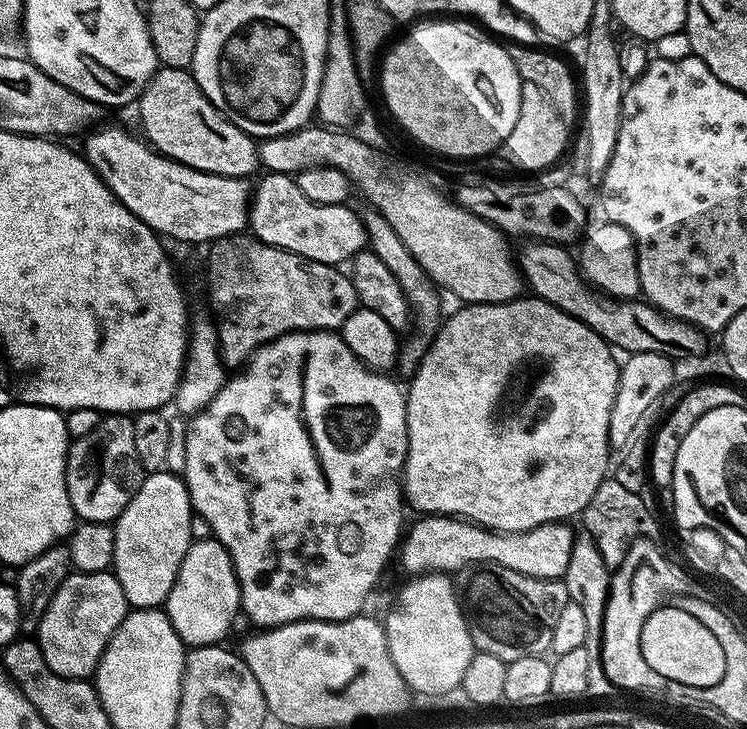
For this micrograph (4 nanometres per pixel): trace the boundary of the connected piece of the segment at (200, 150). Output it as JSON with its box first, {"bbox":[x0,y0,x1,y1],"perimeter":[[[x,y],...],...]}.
{"bbox":[138,67,260,178],"perimeter":[[[157,67],[150,82],[144,88],[144,93],[140,96],[138,107],[140,107],[140,124],[144,127],[143,139],[164,156],[190,166],[194,170],[202,170],[206,174],[248,178],[251,177],[252,171],[260,168],[257,141],[246,135],[238,126],[234,126],[230,118],[226,118],[213,106],[210,98],[202,94],[198,82],[189,69]]]}

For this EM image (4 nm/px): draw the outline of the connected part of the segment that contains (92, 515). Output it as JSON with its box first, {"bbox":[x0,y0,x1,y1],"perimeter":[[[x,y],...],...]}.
{"bbox":[66,414,142,522],"perimeter":[[[108,414],[90,430],[90,434],[75,437],[68,450],[66,482],[73,510],[81,521],[112,522],[122,514],[130,498],[140,489],[142,471],[134,450],[133,417],[128,414]]]}

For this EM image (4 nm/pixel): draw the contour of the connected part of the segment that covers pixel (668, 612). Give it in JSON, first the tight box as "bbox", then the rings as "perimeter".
{"bbox":[642,607,726,690],"perimeter":[[[668,607],[655,608],[650,618],[646,618],[646,626],[642,626],[642,658],[646,658],[646,666],[662,674],[662,678],[670,678],[678,686],[690,686],[694,690],[714,688],[726,670],[722,642],[717,636],[710,634],[710,630],[706,630],[704,623],[698,622],[698,618],[693,618],[687,607]]]}

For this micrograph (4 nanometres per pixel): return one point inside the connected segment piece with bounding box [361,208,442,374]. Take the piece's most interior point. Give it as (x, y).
(421, 293)

